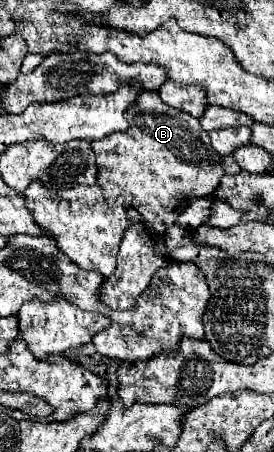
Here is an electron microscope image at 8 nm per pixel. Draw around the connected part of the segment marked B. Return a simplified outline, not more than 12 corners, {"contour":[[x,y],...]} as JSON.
{"contour":[[141,93],[91,141],[105,197],[165,233],[225,171],[201,123]]}

